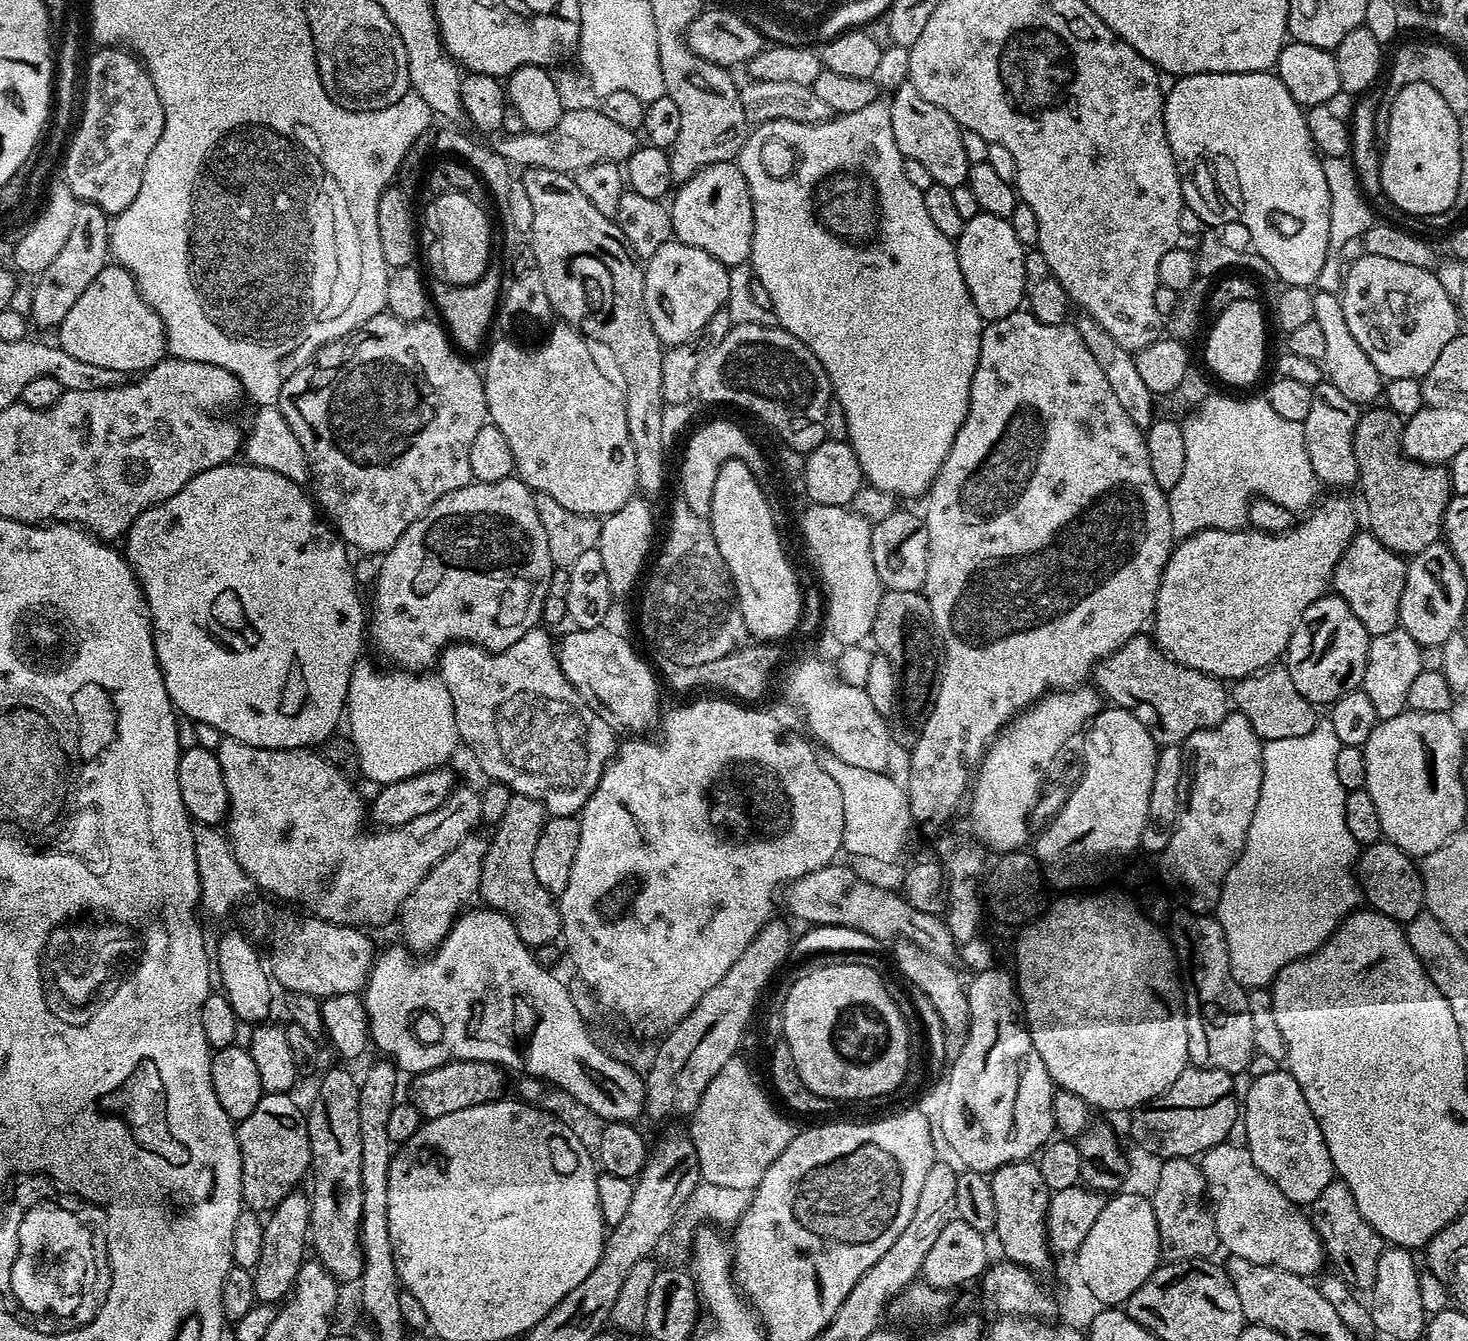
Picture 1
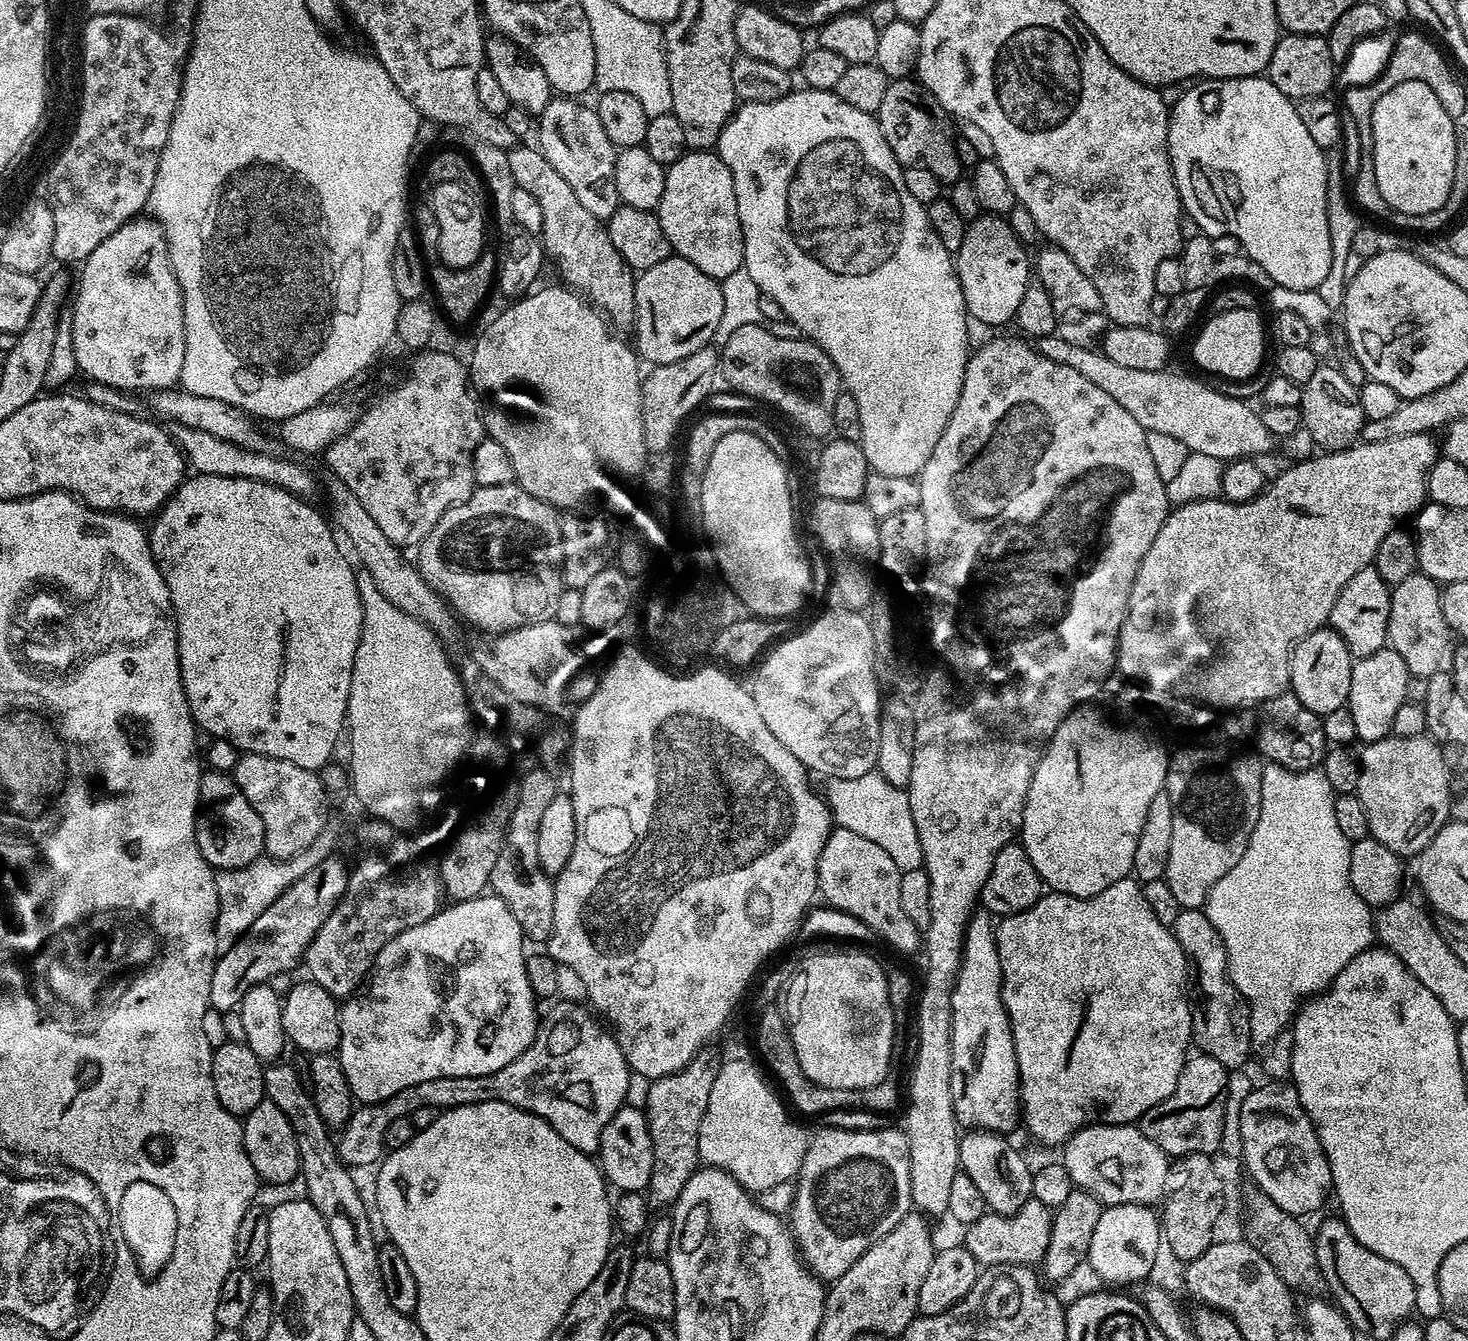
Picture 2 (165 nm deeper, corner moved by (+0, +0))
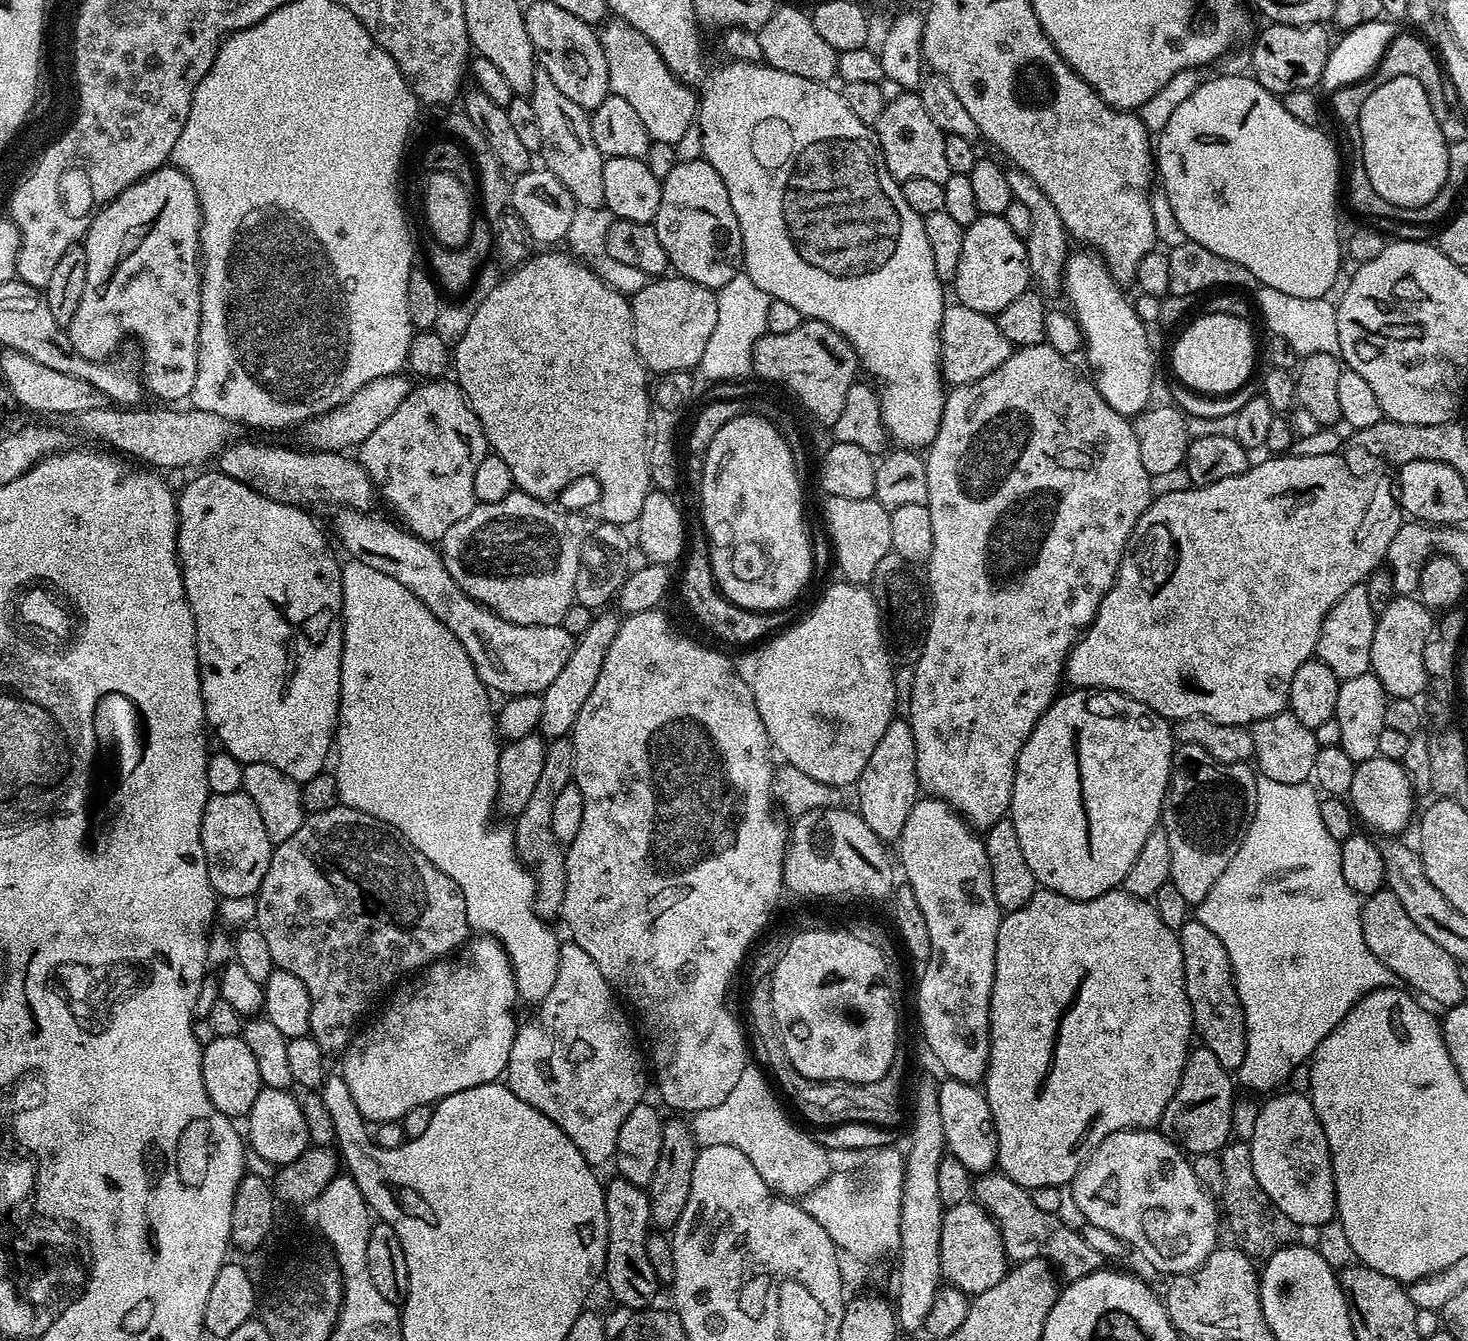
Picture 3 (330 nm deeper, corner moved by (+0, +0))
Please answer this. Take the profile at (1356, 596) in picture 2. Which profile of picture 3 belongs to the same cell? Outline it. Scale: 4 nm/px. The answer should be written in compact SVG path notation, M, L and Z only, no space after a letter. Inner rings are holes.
M1355 584L1334 602L1330 614L1322 622L1322 630L1318 634L1318 642L1314 653L1315 659L1321 660L1337 678L1349 680L1358 678L1358 674L1366 674L1370 671L1370 646L1374 646L1374 630L1376 629L1377 615L1370 610L1367 586Z

